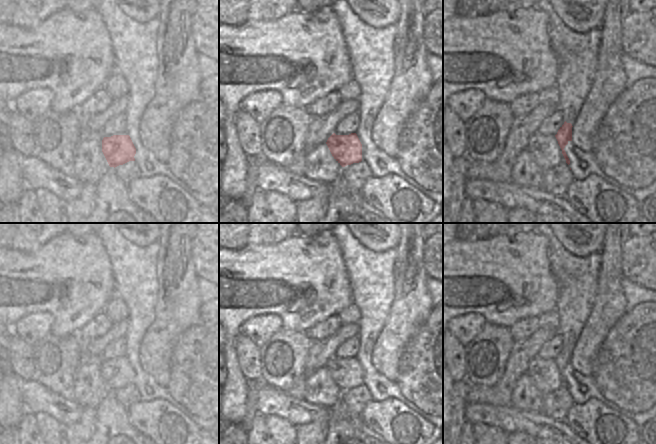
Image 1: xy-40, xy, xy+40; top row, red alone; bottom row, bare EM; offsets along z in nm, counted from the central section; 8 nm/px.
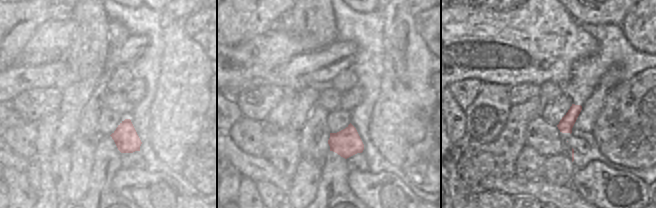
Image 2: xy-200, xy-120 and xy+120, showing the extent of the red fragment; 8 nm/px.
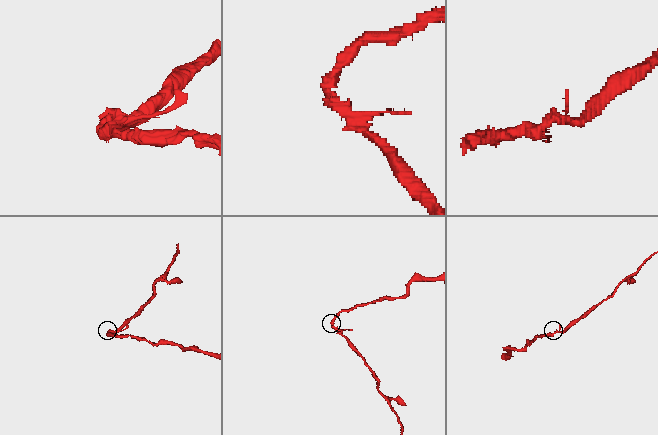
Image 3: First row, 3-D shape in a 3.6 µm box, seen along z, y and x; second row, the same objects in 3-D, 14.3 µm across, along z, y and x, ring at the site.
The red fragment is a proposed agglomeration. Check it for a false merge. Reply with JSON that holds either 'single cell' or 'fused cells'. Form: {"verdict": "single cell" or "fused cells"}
{"verdict": "fused cells"}

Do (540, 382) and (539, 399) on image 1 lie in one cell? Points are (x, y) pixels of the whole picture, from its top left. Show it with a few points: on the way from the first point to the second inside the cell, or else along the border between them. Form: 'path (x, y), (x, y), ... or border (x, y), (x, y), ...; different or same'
border (533, 385), (541, 392), (552, 391), (562, 386); different

